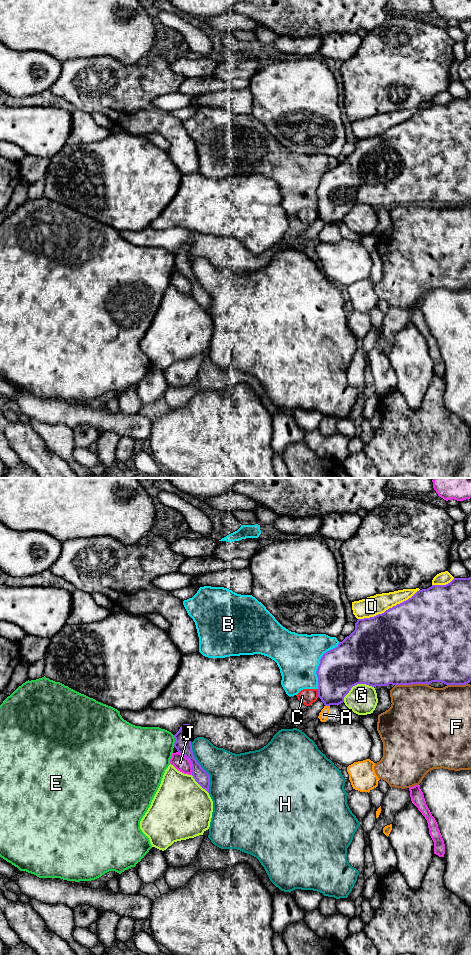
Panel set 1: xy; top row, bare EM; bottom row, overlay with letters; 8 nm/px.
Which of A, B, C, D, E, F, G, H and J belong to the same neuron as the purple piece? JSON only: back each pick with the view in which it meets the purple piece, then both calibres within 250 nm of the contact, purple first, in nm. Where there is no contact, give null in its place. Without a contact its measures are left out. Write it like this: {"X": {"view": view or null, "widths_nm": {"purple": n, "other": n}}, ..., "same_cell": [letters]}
{"same_cell": []}

